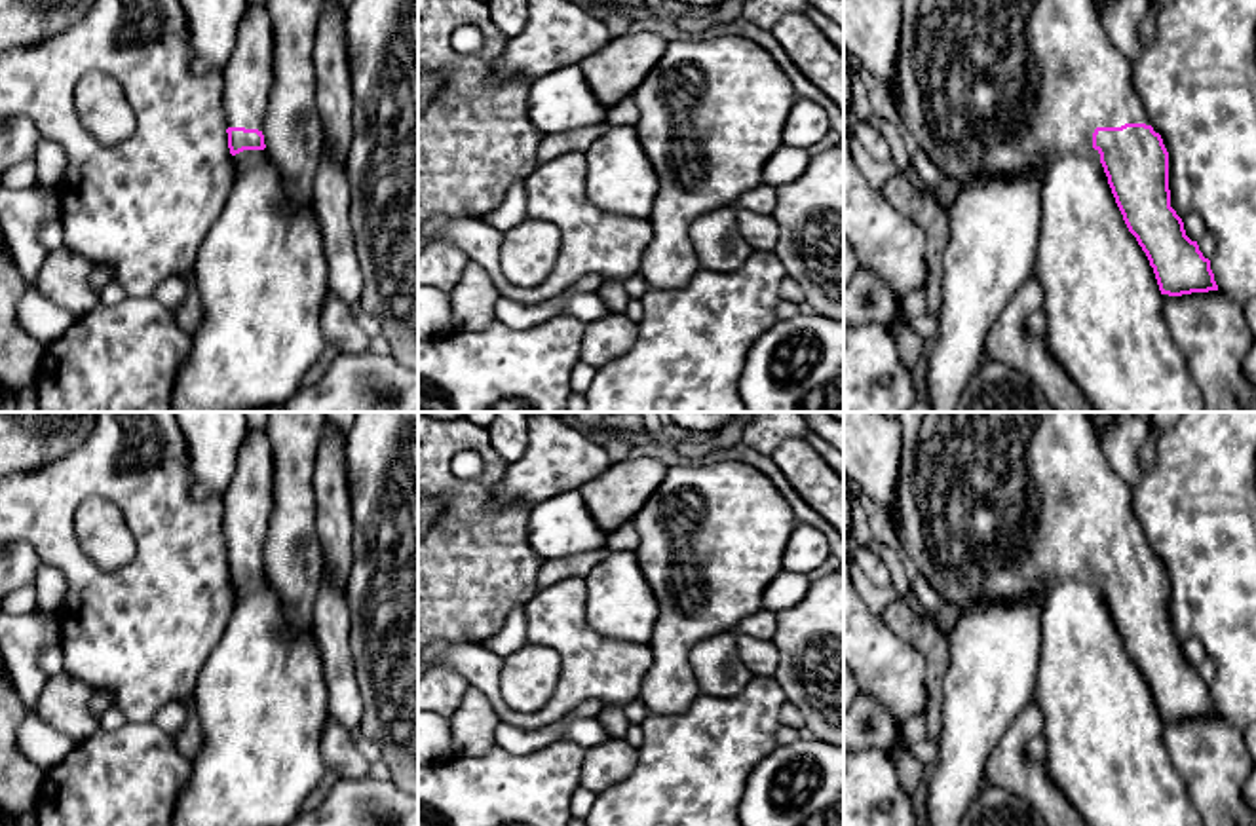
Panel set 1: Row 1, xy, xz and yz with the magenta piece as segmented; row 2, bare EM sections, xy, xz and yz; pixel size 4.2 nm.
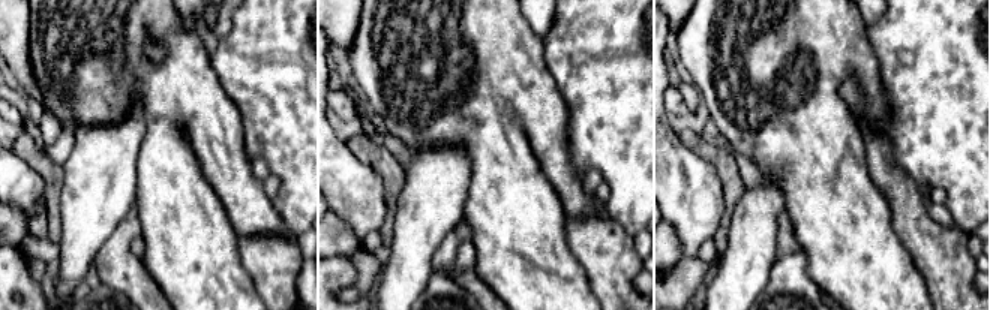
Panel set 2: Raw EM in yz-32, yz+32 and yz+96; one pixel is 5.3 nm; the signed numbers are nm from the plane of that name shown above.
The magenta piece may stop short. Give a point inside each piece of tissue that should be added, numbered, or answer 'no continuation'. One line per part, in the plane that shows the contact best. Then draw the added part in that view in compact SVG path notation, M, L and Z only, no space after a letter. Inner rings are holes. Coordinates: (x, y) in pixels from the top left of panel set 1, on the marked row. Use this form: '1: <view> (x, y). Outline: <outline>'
1: yz (989, 88). Outline: M901 0L901 46L891 80L908 133L960 186L973 177L1036 173L1041 190L1039 239L1032 275L1043 292L1045 344L1096 412L1205 412L1182 349L1163 315L1153 268L1129 232L1093 148L1096 127L1150 123L1132 85L1132 66L1112 44L1091 0ZM1151 125L1153 127L1153 125Z

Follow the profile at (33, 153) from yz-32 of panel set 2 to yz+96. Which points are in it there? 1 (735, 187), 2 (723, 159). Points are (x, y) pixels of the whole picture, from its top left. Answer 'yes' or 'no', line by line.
1: yes
2: yes

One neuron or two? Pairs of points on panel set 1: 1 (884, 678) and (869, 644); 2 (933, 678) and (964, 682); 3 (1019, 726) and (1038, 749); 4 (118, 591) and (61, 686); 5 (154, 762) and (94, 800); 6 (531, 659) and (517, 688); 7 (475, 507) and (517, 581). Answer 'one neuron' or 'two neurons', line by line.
1: one neuron
2: two neurons
3: two neurons
4: two neurons
5: one neuron
6: one neuron
7: one neuron

